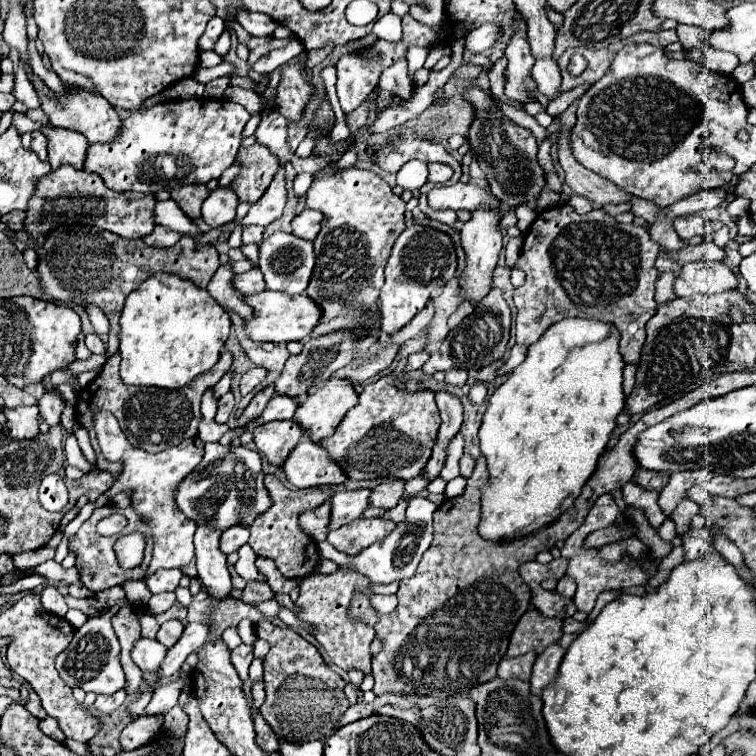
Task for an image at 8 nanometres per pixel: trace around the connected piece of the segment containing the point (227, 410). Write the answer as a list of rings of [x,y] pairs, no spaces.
[[[228,391],[226,395],[220,397],[220,405],[218,405],[218,413],[216,413],[216,423],[226,423],[230,413],[232,413],[232,407],[234,407],[234,393]]]

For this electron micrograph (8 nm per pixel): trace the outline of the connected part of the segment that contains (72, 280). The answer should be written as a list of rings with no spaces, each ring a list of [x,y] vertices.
[[[62,227],[62,231],[50,231],[42,247],[34,247],[38,253],[36,275],[44,293],[56,303],[72,303],[78,307],[96,305],[110,319],[108,333],[108,355],[118,351],[118,331],[120,313],[124,299],[142,281],[146,281],[156,271],[176,273],[180,277],[192,279],[198,287],[206,287],[218,267],[218,251],[214,245],[198,245],[190,237],[182,237],[174,247],[148,247],[142,239],[122,239],[110,231],[98,227]]]

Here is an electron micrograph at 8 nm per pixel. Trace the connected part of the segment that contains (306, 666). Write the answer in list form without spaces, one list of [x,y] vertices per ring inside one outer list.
[[[266,619],[256,623],[254,629],[270,645],[264,665],[266,699],[260,707],[264,719],[282,741],[288,743],[302,743],[310,739],[326,741],[336,731],[336,723],[348,709],[348,697],[344,695],[346,685],[344,679],[336,675],[326,665],[318,649],[296,631],[284,625],[272,625]]]

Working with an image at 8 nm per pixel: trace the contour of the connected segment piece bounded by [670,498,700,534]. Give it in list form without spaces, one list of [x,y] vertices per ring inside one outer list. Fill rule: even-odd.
[[[684,498],[680,502],[670,515],[676,524],[676,532],[678,534],[687,533],[689,531],[692,518],[699,513],[699,509],[699,506],[695,502],[687,498]]]

